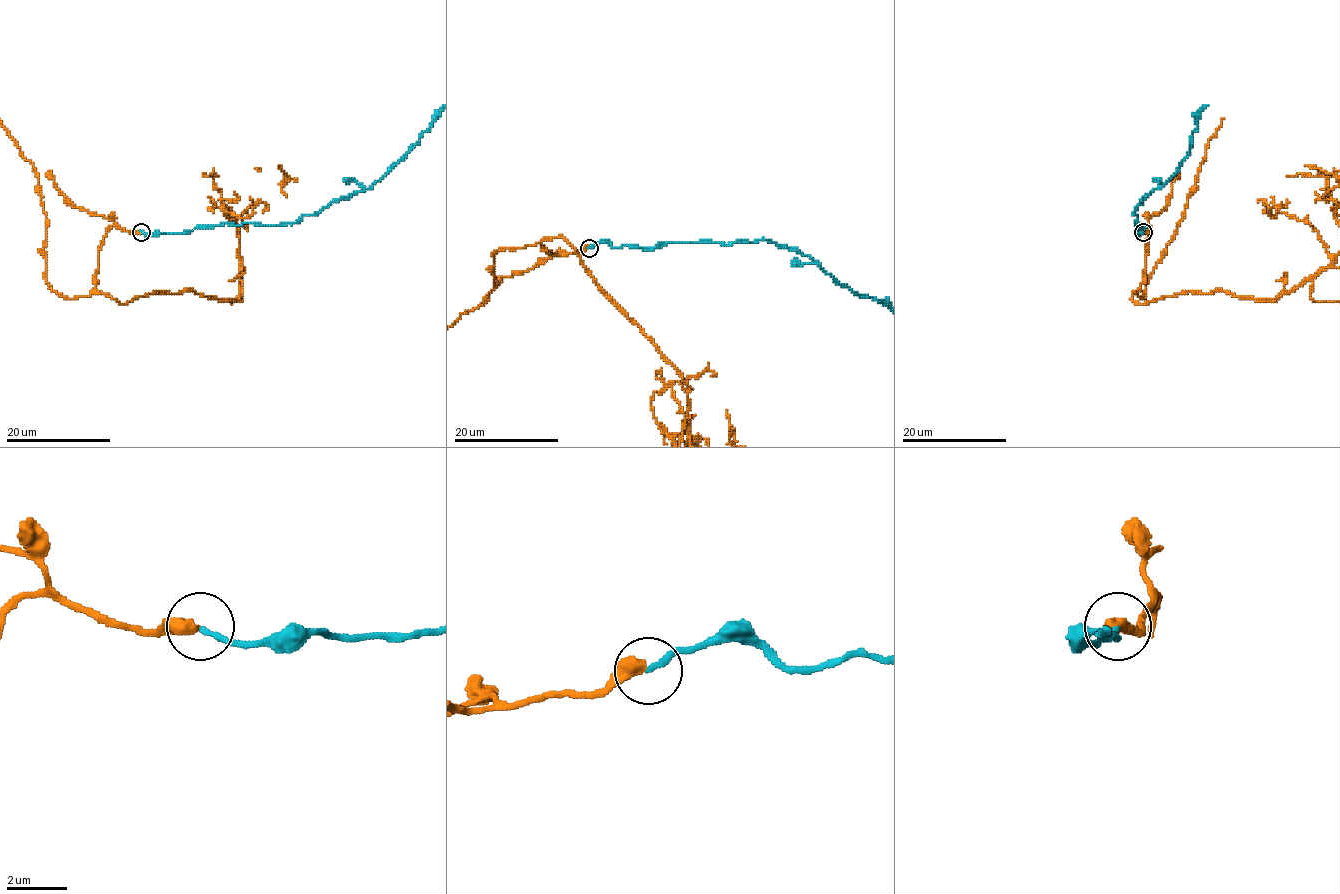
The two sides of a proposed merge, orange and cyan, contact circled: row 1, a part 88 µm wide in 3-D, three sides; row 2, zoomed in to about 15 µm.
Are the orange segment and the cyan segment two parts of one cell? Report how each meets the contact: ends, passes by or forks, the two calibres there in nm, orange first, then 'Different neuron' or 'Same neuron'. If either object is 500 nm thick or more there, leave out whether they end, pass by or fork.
At the ring orange ends. At the ring cyan ends. Thickness 480 nm (orange) against 200 nm. Same neuron

